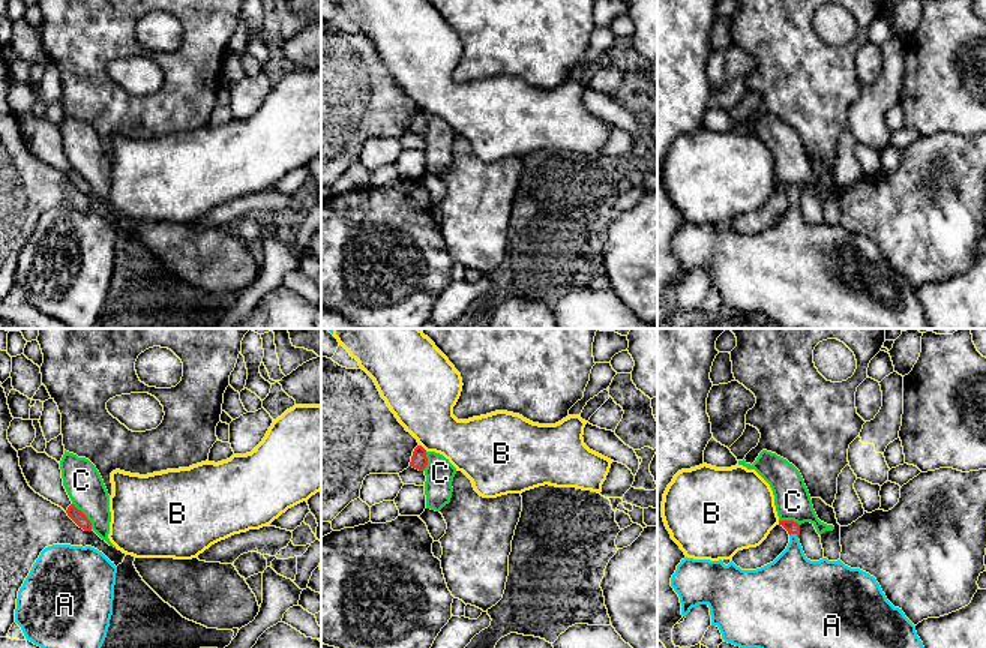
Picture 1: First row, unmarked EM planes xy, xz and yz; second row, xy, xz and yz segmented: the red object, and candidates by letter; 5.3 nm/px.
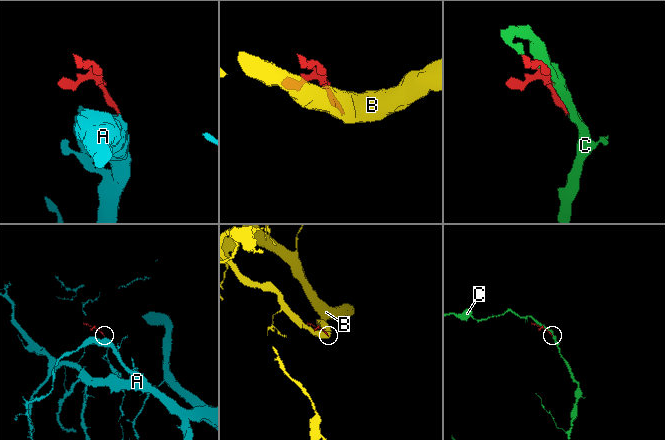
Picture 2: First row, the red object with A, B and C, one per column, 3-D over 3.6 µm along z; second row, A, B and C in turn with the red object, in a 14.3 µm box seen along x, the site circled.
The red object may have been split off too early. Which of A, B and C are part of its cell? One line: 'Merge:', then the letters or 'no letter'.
Merge: A

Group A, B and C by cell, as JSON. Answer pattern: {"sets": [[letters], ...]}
{"sets": [["A"], ["B"], ["C"]]}

